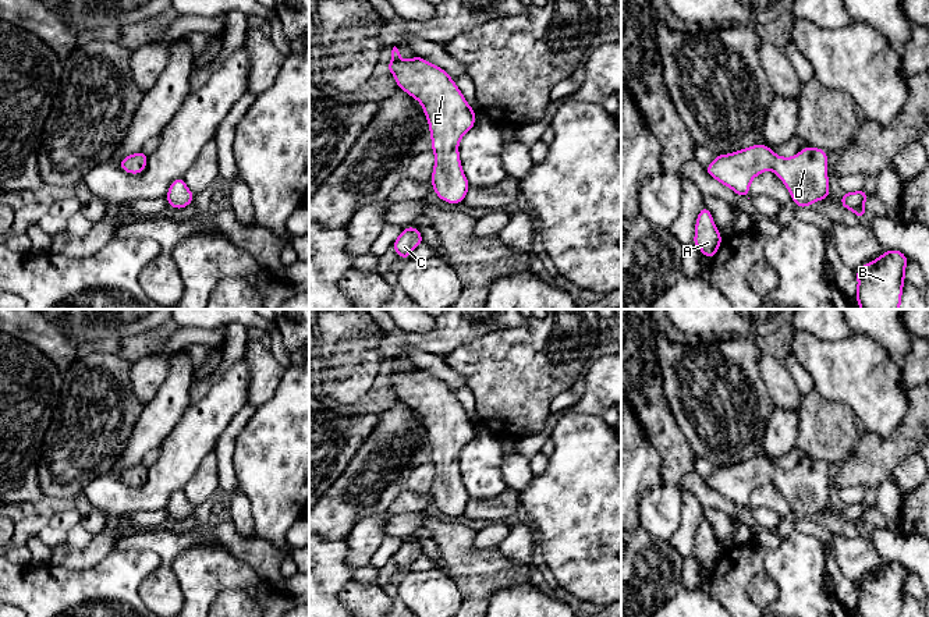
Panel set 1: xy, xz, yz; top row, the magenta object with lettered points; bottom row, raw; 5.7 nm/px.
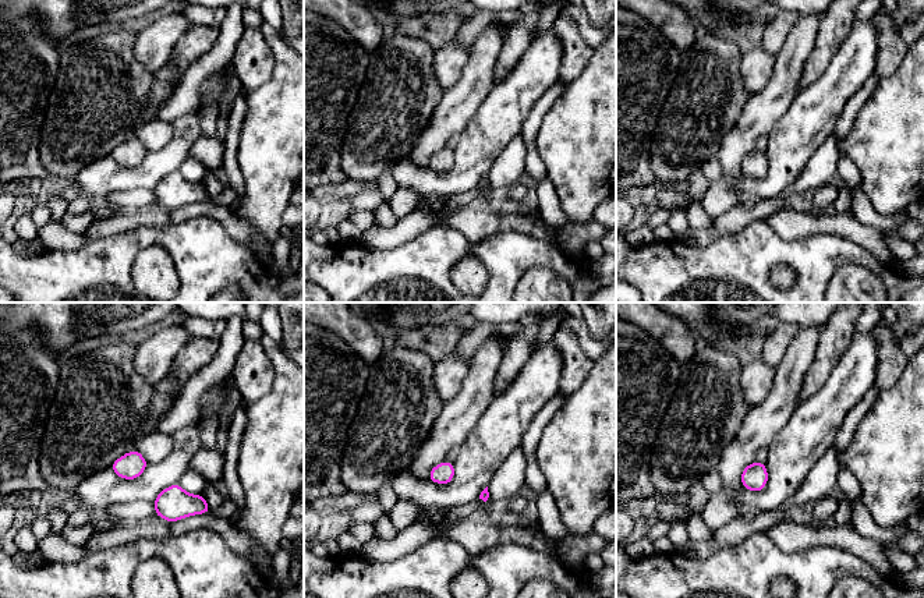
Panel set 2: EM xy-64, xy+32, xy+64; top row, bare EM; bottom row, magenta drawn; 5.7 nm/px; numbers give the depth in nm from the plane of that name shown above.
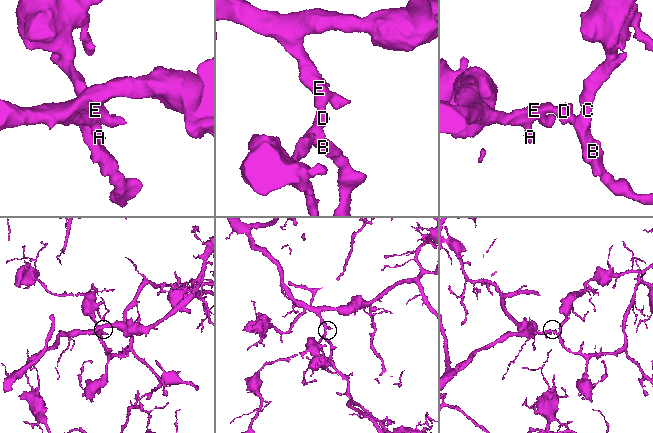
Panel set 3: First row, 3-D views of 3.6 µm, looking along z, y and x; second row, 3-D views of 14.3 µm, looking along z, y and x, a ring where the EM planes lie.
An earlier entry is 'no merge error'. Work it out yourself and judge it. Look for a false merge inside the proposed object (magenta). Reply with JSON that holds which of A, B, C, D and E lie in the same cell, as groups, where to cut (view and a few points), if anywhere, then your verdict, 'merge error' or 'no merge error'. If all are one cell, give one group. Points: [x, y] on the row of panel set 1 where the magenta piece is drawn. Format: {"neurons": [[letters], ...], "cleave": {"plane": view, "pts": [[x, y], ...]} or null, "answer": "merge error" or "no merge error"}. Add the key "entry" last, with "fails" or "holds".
{"neurons": [["A", "B", "C", "D", "E"]], "cleave": null, "answer": "no merge error", "entry": "holds"}

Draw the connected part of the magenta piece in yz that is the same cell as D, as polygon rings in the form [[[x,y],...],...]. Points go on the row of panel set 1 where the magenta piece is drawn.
[[[756,143],[728,155],[719,155],[705,169],[710,177],[745,198],[751,181],[767,170],[773,170],[784,182],[798,208],[808,208],[830,195],[827,152],[808,145],[794,157],[781,157],[769,146]]]

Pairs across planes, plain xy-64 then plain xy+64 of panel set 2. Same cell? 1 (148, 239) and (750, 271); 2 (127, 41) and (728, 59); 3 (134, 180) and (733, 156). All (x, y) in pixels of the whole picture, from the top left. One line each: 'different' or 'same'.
1: same
2: same
3: different

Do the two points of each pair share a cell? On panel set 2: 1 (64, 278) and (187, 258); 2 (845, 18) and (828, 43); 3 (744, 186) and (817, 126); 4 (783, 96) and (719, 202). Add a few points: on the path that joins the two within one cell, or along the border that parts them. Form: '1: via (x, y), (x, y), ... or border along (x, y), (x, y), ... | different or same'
1: via (95, 275), (133, 241), (142, 237), (156, 237) | same
2: via (839, 24), (829, 38) | same
3: via (764, 184), (786, 162), (786, 156), (797, 145) | same
4: via (757, 123), (732, 149), (728, 176) | same

